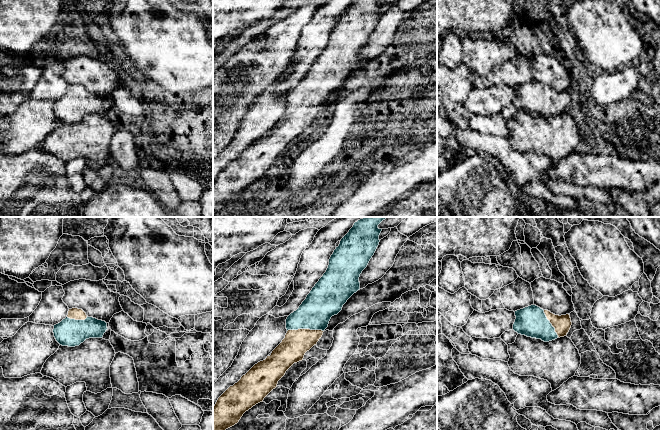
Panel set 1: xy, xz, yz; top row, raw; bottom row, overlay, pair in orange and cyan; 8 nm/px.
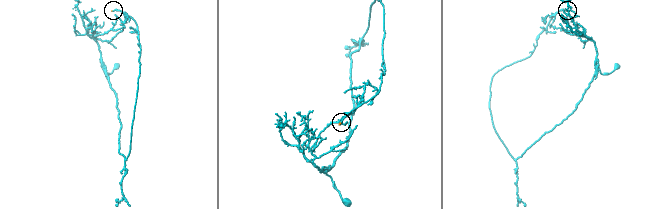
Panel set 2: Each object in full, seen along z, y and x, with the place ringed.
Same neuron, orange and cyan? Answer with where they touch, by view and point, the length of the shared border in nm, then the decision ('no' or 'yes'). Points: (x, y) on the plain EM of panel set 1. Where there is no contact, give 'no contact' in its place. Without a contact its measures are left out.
xz (305, 105) | 300 nm | yes

